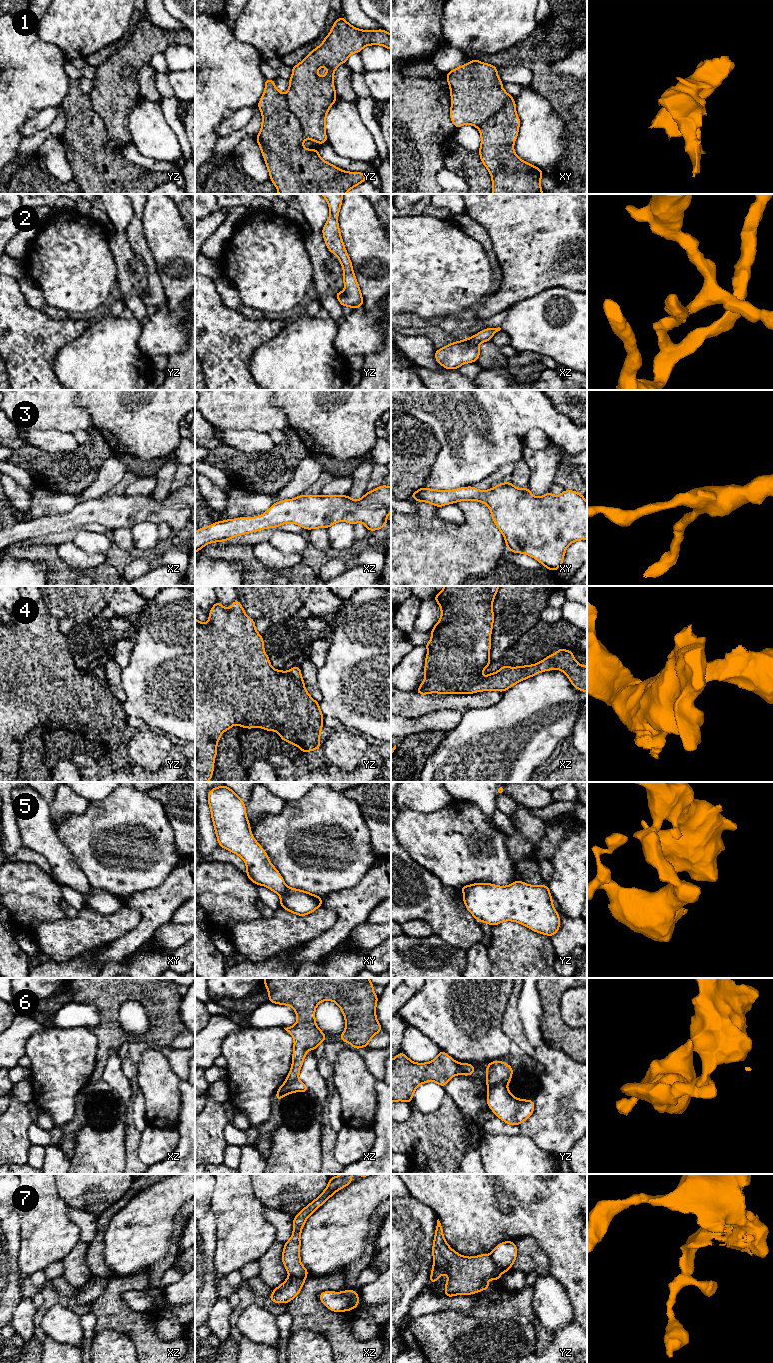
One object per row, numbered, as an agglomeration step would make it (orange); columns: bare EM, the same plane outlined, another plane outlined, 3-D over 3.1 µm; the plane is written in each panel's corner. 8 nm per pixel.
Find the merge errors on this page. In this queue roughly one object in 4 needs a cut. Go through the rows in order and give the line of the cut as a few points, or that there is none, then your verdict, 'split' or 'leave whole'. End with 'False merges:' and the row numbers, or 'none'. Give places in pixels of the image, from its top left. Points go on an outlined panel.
1: no cut | leave whole
2: no cut | leave whole
3: no cut | leave whole
4: no cut | leave whole
5: xy (287, 886), (280, 895) | split
6: yz (506, 1084), (499, 1083), (489, 1088) | split
7: yz (490, 1254), (501, 1273) | split
False merges: 5, 6, 7

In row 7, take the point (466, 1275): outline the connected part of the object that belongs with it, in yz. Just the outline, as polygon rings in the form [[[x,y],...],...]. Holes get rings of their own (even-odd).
[[[439,1219],[437,1220],[432,1254],[433,1267],[429,1283],[433,1284],[442,1274],[447,1274],[448,1280],[445,1283],[444,1296],[479,1293],[481,1290],[490,1288],[488,1279],[496,1281],[501,1277],[491,1255],[465,1257],[454,1251],[443,1236],[443,1228]]]

